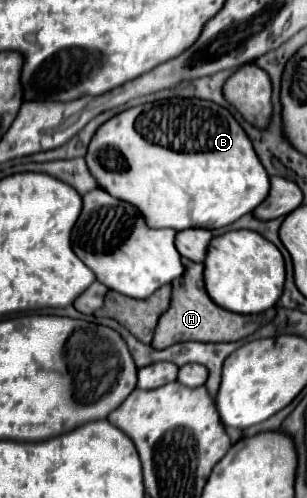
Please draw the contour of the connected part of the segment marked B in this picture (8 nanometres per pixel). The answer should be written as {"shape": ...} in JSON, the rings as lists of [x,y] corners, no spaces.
{"shape":[[[162,99],[114,115],[90,141],[86,163],[104,191],[136,205],[146,223],[156,229],[220,229],[238,221],[246,213],[252,213],[270,191],[268,173],[260,165],[246,131],[226,107],[202,99]]]}

